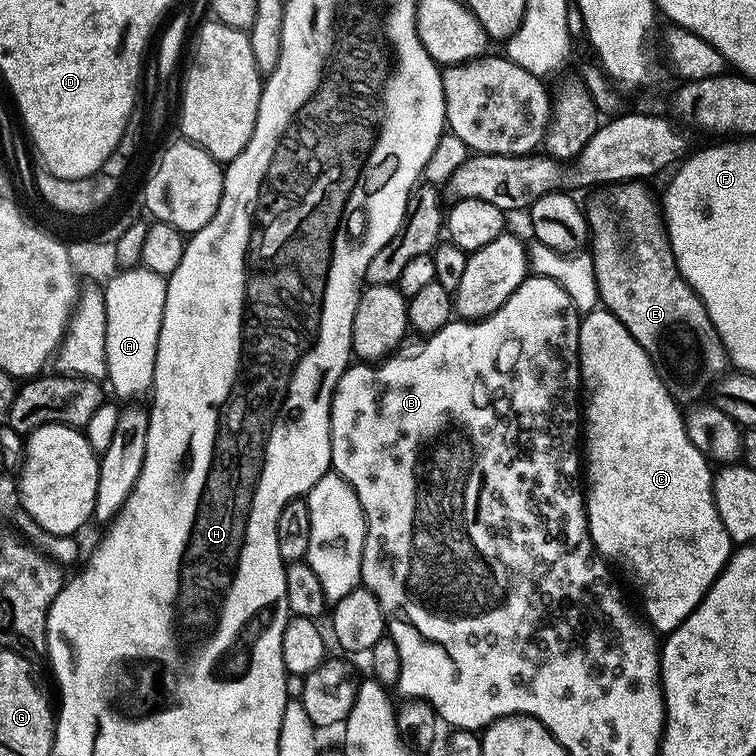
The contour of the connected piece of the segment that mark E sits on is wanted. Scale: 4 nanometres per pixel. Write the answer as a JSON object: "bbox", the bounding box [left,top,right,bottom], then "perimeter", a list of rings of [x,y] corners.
{"bbox":[590,182,730,406],"perimeter":[[[621,182],[613,185],[609,189],[610,194],[606,200],[610,204],[616,204],[616,214],[626,223],[625,232],[630,236],[636,236],[636,241],[632,246],[638,250],[640,260],[634,266],[628,260],[624,260],[623,248],[618,246],[615,238],[603,227],[604,222],[600,218],[592,218],[590,222],[590,251],[592,261],[596,267],[596,281],[600,287],[600,304],[613,312],[622,322],[633,338],[646,350],[650,362],[658,370],[658,374],[663,378],[668,386],[668,392],[676,403],[681,406],[696,406],[708,392],[708,387],[730,368],[728,351],[724,349],[722,338],[710,322],[710,314],[706,306],[698,298],[695,290],[680,277],[680,272],[676,269],[675,261],[669,249],[662,243],[662,236],[652,232],[648,225],[648,200],[639,192],[639,187],[628,182]]]}

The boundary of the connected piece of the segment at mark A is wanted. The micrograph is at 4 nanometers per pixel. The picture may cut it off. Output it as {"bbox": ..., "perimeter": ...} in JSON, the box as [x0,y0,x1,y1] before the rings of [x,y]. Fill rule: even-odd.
{"bbox":[103,266,168,400],"perimeter":[[[143,266],[125,267],[123,270],[117,271],[116,274],[103,285],[104,293],[104,309],[106,310],[106,366],[108,374],[107,383],[112,383],[112,388],[124,400],[132,400],[135,396],[147,397],[152,391],[152,379],[154,378],[154,362],[156,361],[156,351],[158,350],[158,334],[162,330],[162,314],[166,306],[166,290],[168,282],[165,277],[154,274],[148,268]]]}

